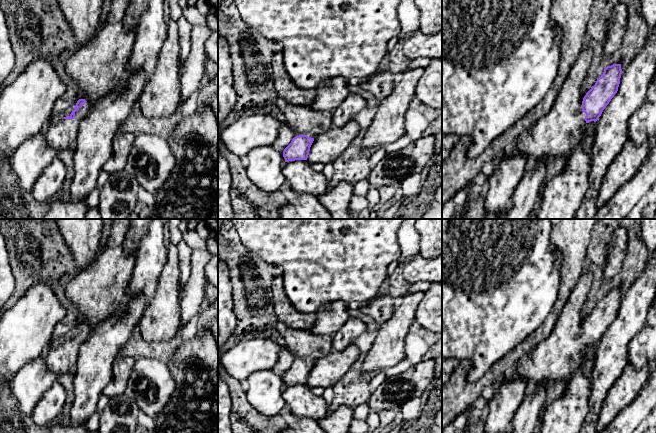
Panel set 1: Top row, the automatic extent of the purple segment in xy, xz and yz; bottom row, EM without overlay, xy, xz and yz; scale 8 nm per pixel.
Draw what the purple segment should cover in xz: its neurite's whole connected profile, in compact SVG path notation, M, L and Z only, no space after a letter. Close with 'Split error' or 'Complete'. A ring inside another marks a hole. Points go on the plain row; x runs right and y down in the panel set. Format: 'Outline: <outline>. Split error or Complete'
Outline: M282 322L277 323L276 329L285 340L285 349L295 358L283 375L285 386L307 384L314 362L333 351L332 337L316 335L311 330L296 330Z. Split error

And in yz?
Outline: M583 272L573 291L570 293L565 307L554 325L553 331L533 351L525 355L514 368L509 370L507 376L516 376L527 381L529 386L536 386L547 382L559 383L566 380L580 365L582 360L590 355L588 347L596 346L603 334L618 315L622 298L621 288L613 288L604 293L603 298L597 303L594 310L582 319L582 307L585 304L592 286L592 274Z. Split error

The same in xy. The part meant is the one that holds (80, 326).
Outline: M113 219L111 233L97 258L79 271L65 289L66 297L78 307L79 317L65 337L53 342L45 357L47 369L57 377L76 367L81 345L98 324L120 310L125 300L136 262L135 251L127 252L124 248L129 227L130 219Z. Split error

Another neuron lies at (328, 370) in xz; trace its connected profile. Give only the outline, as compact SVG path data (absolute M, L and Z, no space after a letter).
M352 344L343 351L332 351L326 356L316 360L306 384L284 386L282 389L282 397L285 401L285 405L296 417L312 418L317 421L322 419L329 413L329 405L322 397L314 395L311 389L313 387L322 387L324 389L333 387L362 356L359 348L355 344Z

